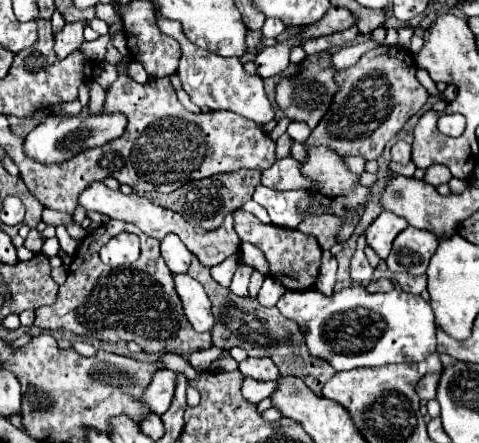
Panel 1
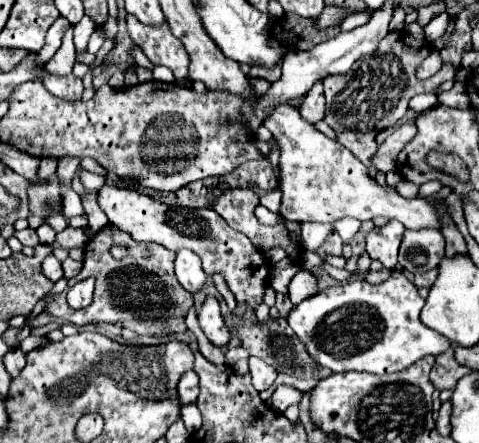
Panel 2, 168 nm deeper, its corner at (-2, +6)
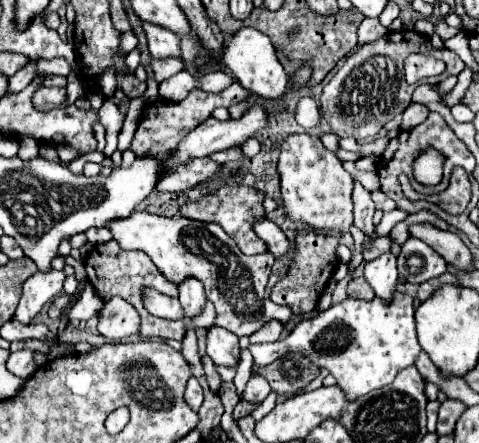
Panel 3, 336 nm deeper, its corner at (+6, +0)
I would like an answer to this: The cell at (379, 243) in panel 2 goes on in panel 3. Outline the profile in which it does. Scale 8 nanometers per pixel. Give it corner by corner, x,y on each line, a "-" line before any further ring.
382,254
380,258
366,262
364,278
368,280
378,298
390,302
396,292
396,278
398,278
396,258
392,254

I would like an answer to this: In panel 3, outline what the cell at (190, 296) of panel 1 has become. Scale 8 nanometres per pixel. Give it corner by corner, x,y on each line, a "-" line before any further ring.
212,326
208,330
206,344
208,344
208,356
216,366
232,368
240,364
240,346
238,346
238,338
232,332

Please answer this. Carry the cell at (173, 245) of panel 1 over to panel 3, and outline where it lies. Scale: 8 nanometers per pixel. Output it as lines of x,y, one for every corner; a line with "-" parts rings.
194,278
184,280
178,286
178,292
180,292
180,304
182,304
186,318
194,318
204,310
206,294
204,294
204,288
200,286
198,280
194,280

